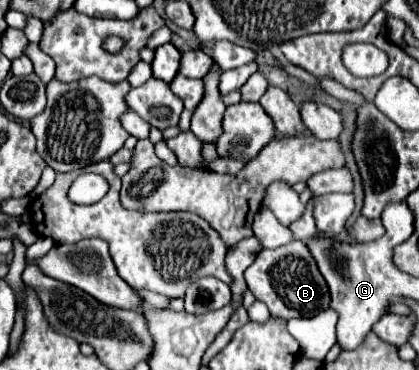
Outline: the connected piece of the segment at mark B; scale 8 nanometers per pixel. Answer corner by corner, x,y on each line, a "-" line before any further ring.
302,241
286,243
278,249
262,249
256,261
244,273
248,289
254,297
268,305
272,315
294,319
294,317
314,317
320,311
328,309
330,293
326,281
322,279
308,247

